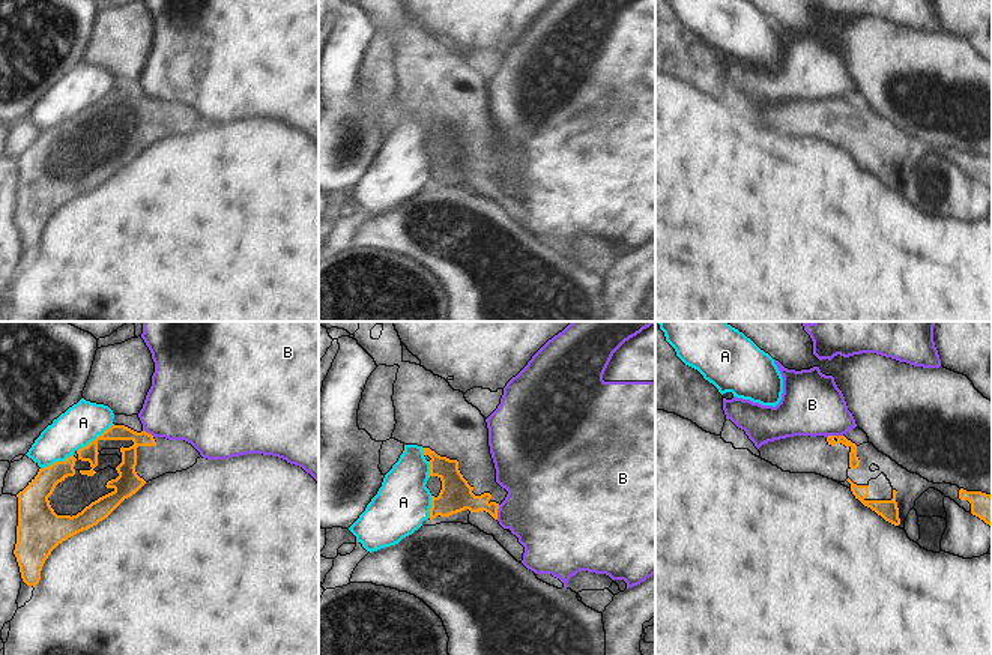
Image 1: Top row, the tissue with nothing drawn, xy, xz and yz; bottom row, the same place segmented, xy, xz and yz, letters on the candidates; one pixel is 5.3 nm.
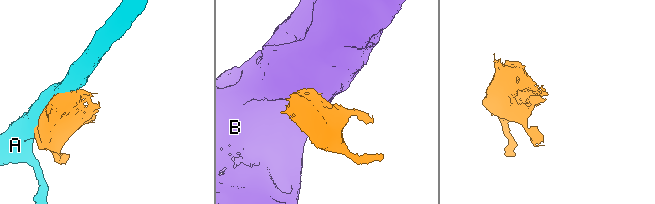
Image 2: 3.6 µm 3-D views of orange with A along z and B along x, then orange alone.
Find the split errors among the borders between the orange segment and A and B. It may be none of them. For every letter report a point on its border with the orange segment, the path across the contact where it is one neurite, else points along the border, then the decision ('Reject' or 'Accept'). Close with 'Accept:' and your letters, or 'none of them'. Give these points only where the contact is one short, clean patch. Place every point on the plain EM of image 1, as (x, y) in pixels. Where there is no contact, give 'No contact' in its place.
A: Touches orange at xy (96, 101). Reject
B: Touches orange at yz (834, 99). Boundary: yz (842, 98), (827, 101). Reject
Accept: none of them.

